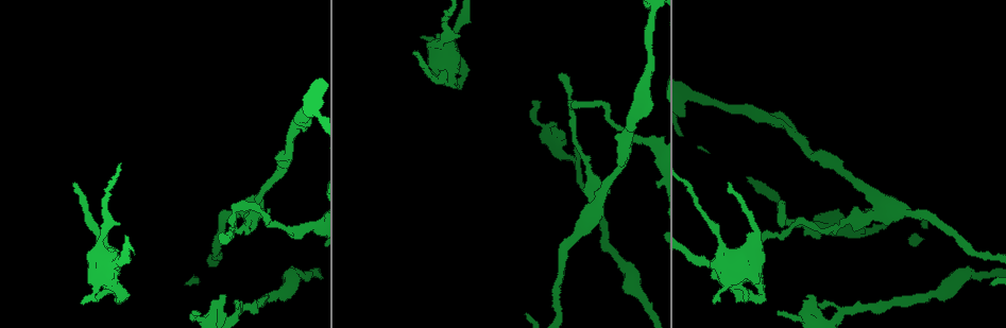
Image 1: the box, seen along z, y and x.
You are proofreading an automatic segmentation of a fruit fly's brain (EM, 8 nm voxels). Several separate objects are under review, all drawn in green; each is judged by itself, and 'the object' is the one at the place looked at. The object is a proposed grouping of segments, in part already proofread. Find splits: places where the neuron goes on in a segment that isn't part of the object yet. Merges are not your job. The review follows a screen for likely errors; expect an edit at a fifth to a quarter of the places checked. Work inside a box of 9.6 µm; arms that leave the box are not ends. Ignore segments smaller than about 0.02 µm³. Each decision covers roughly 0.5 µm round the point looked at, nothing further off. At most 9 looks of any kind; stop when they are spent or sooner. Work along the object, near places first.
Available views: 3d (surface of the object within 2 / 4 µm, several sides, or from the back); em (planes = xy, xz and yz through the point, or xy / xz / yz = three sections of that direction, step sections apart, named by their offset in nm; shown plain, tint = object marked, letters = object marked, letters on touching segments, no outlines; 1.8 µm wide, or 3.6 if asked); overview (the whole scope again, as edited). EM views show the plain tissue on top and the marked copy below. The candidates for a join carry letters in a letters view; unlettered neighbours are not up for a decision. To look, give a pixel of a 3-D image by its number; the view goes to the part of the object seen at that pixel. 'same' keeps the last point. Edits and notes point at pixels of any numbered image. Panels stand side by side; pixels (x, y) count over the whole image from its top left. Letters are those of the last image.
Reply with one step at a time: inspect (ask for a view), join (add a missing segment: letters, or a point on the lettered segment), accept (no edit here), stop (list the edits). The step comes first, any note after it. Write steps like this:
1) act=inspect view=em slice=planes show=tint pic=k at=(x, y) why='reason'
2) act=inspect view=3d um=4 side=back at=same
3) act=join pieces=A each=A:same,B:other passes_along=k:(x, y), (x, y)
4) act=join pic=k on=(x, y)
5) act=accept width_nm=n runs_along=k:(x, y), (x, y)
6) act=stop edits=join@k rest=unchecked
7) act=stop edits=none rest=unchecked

act=inspect view=3d um=2 side=back pic=1 at=(763, 296) why='sharp bend'

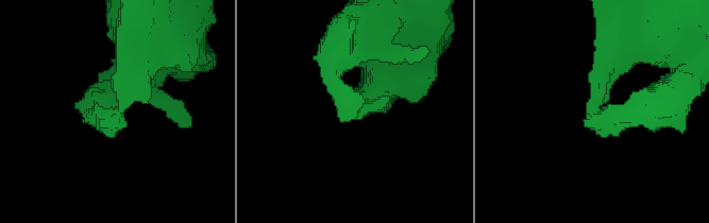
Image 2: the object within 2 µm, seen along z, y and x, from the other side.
act=inspect view=em slice=xz step=4 show=letters pic=2 at=(111, 116)

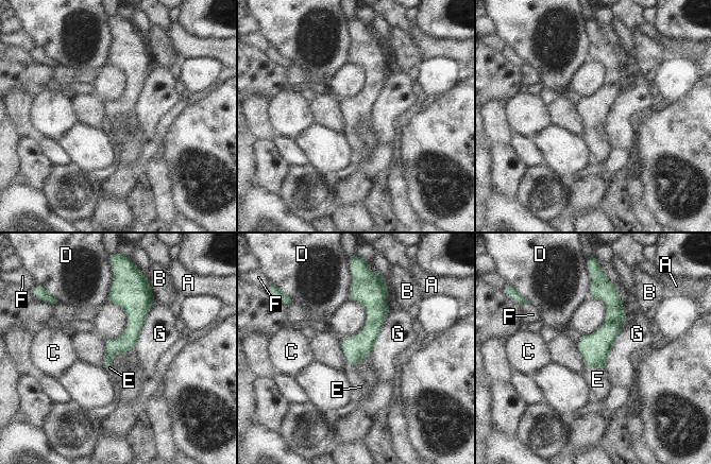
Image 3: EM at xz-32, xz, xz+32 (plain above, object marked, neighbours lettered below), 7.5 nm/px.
act=join pieces=E each=A:other,B:other,C:other,D:other,E:same,F:other,G:other passes_along=3:(595, 348), (594, 366), (597, 379) found='the neuron continues'

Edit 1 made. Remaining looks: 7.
act=inspect view=3d um=4 side=back pic=1 at=(422, 36) why='thin end'

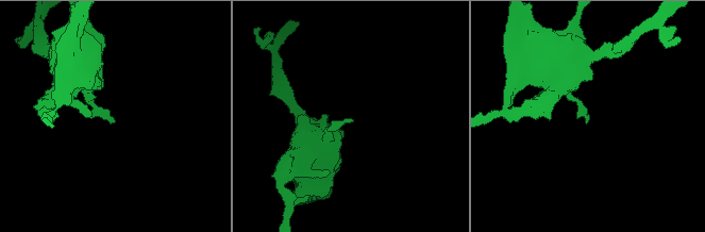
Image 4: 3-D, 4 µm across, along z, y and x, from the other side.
act=inspect view=em slice=yz step=4 show=letters pic=4 at=(585, 119)

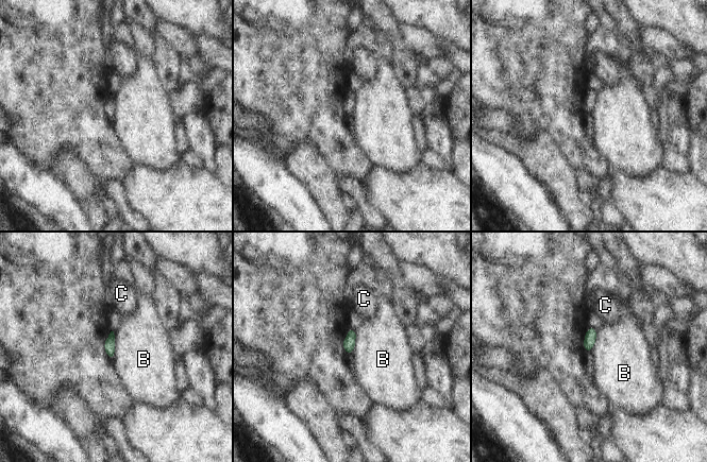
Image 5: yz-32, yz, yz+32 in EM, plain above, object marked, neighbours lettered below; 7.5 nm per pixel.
act=accept longest_contact=B:220nm each=B:other,C:other border=5:(114, 331), (114, 357), (112, 359) found='none of them fits'

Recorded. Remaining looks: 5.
act=inspect view=em slice=planes show=letters pic=1 at=(559, 77) why='free end'

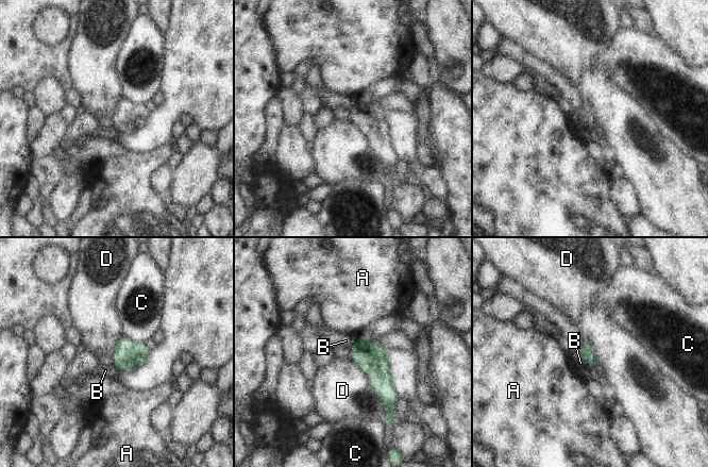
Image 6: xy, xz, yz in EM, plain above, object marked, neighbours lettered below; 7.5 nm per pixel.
act=accept width_nm=110 each=A:other,B:other,C:other,D:other found='no lettered segment goes on from it'

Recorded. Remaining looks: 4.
act=inspect view=3d um=4 pic=1 at=(779, 312) why='an open end'

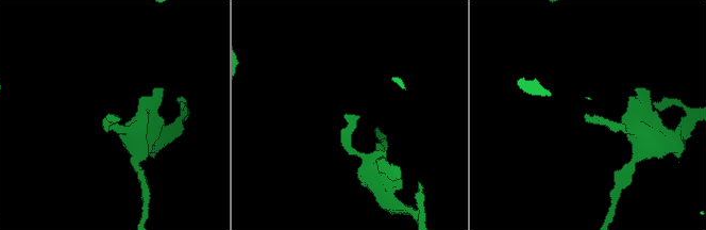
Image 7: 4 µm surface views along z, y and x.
act=inspect view=em slice=planes show=tint pic=7 at=(586, 114)

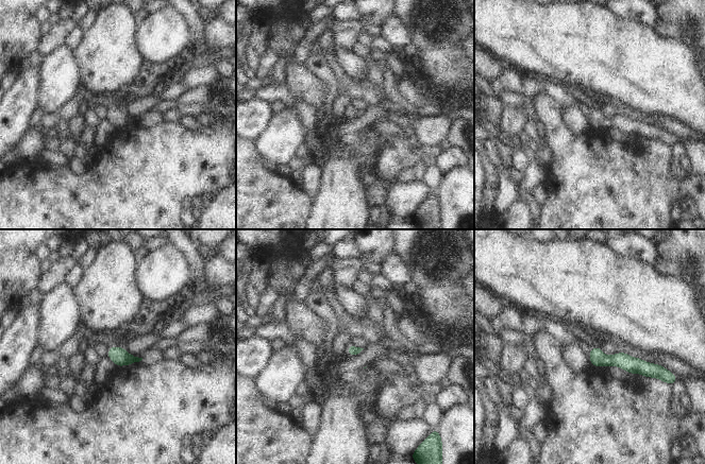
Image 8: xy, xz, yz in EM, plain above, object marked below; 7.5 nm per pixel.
act=inspect view=em slice=planes show=letters at=same

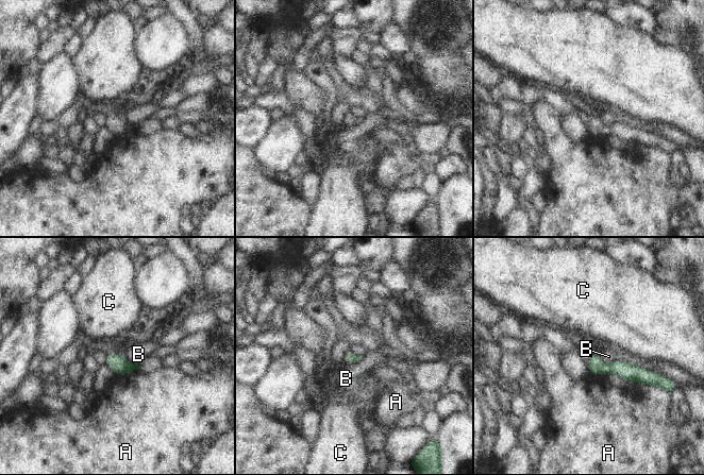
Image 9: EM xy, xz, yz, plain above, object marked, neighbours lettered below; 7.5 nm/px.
act=accept each=A:other,B:other,C:other border=9:(598, 355), (605, 362), (625, 360) found='no lettered segment goes on from it'

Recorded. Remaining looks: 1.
act=stop edits=join@3 rest=unchecked

